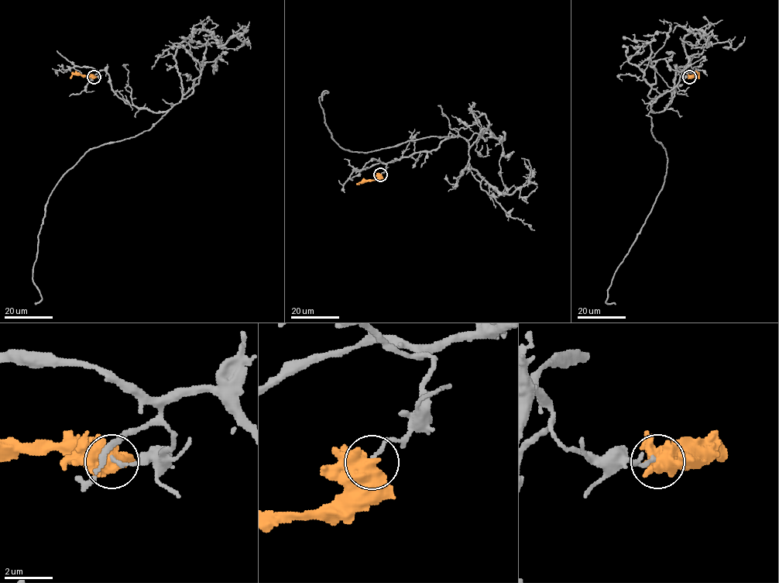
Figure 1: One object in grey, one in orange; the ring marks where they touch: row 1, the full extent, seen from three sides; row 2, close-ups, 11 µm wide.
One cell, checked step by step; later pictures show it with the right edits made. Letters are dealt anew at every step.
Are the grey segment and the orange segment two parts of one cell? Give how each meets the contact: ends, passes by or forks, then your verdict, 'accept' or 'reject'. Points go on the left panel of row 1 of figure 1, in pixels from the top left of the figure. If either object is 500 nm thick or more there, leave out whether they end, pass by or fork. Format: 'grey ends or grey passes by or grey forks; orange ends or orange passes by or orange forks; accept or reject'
reject

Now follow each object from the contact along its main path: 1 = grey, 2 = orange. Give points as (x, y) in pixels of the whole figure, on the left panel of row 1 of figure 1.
1: (94, 77), (104, 70), (126, 103), (169, 110), (134, 136), (90, 148), (60, 179), (38, 236), (36, 304)
2: (94, 77), (73, 74), (70, 78)

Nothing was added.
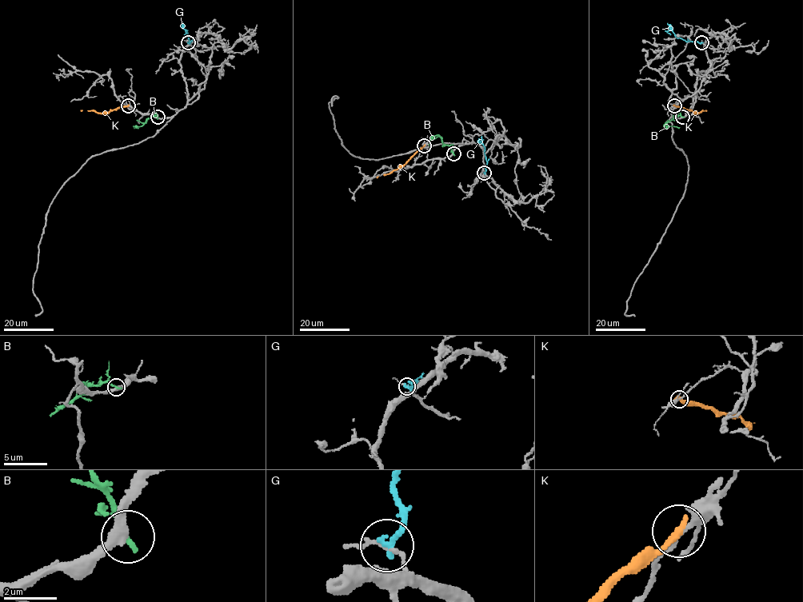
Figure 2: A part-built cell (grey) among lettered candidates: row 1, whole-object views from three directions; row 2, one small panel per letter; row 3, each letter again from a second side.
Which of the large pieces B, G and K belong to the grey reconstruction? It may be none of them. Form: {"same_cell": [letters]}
{"same_cell": []}

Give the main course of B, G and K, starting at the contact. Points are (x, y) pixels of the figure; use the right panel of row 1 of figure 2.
B: (683, 117), (675, 116), (664, 125), (679, 128)
G: (701, 42), (685, 41), (669, 29), (667, 32), (669, 34)
K: (674, 105), (697, 113), (705, 110)

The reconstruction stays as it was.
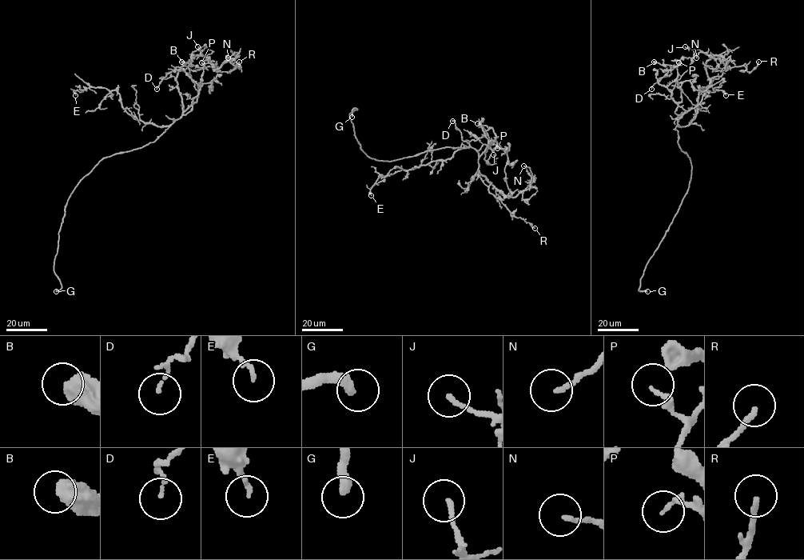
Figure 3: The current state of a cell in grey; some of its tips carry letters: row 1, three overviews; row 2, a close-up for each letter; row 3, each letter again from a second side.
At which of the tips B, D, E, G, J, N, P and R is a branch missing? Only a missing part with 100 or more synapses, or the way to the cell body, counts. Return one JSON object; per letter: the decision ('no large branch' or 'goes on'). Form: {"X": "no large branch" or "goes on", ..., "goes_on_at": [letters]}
{"B": "no large branch", "D": "no large branch", "E": "no large branch", "G": "goes on", "J": "no large branch", "N": "no large branch", "P": "no large branch", "R": "no large branch", "goes_on_at": ["G"]}

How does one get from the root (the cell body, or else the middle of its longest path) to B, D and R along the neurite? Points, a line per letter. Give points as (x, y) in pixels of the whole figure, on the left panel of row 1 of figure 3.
B: (144, 146), (153, 142), (176, 120), (189, 113), (197, 101), (203, 69), (181, 62)
D: (144, 146), (153, 142), (180, 118), (200, 87), (186, 73), (176, 67), (166, 74), (157, 89)
R: (144, 146), (182, 114), (176, 78), (183, 66), (191, 70), (214, 66), (228, 71), (239, 62)

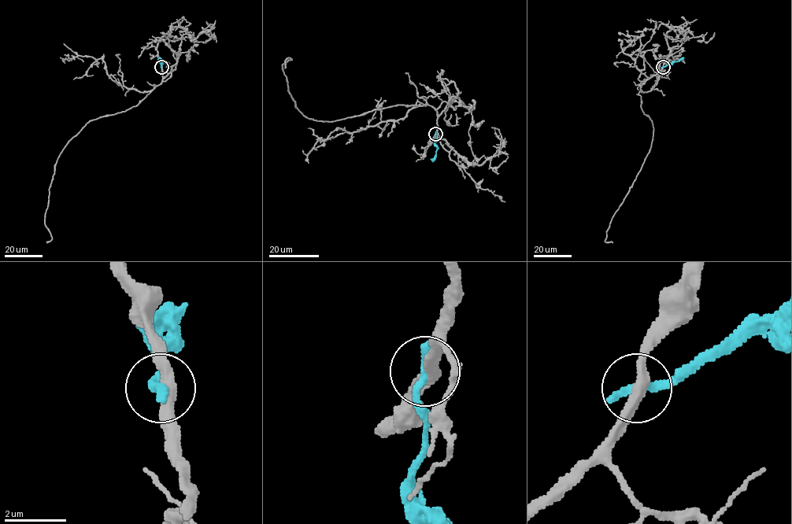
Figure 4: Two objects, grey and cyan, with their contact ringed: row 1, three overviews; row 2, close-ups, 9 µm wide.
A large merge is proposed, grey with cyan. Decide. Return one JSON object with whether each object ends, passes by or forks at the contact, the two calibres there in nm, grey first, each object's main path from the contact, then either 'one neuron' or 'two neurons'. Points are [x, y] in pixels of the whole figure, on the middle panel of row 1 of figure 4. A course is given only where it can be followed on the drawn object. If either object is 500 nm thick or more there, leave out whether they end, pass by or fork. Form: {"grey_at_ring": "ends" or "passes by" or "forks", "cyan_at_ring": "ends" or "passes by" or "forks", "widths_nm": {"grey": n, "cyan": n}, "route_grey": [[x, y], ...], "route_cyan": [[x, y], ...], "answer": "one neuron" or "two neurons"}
{"grey_at_ring": "passes by", "cyan_at_ring": "ends", "widths_nm": {"grey": 360, "cyan": 320}, "route_grey": [[436, 134], [437, 112], [419, 101], [332, 121], [310, 119], [288, 90], [282, 65], [290, 58], [285, 68]], "route_cyan": [[435, 134], [437, 149], [432, 161]], "answer": "two neurons"}

